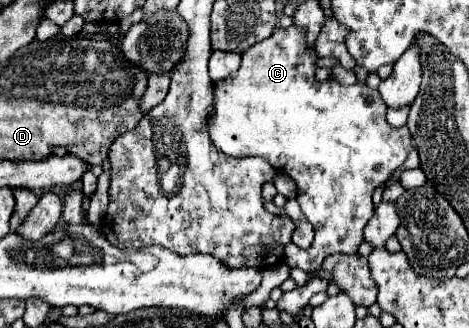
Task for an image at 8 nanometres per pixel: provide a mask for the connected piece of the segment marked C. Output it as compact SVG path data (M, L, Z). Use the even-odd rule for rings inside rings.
M296 24L276 28L270 38L242 54L238 72L214 84L214 104L206 120L208 134L222 154L230 158L264 156L276 170L286 172L298 184L298 204L312 222L316 238L308 252L294 243L287 244L284 261L291 268L305 272L320 270L323 259L330 254L358 252L364 240L364 226L372 216L372 192L404 164L410 150L408 128L394 128L386 122L386 104L378 96L378 90L374 90L374 104L366 100L368 96L362 86L352 86L352 92L346 92L346 96L340 96L344 92L320 90L322 84L314 78L316 60L314 46L306 42L306 28Z

